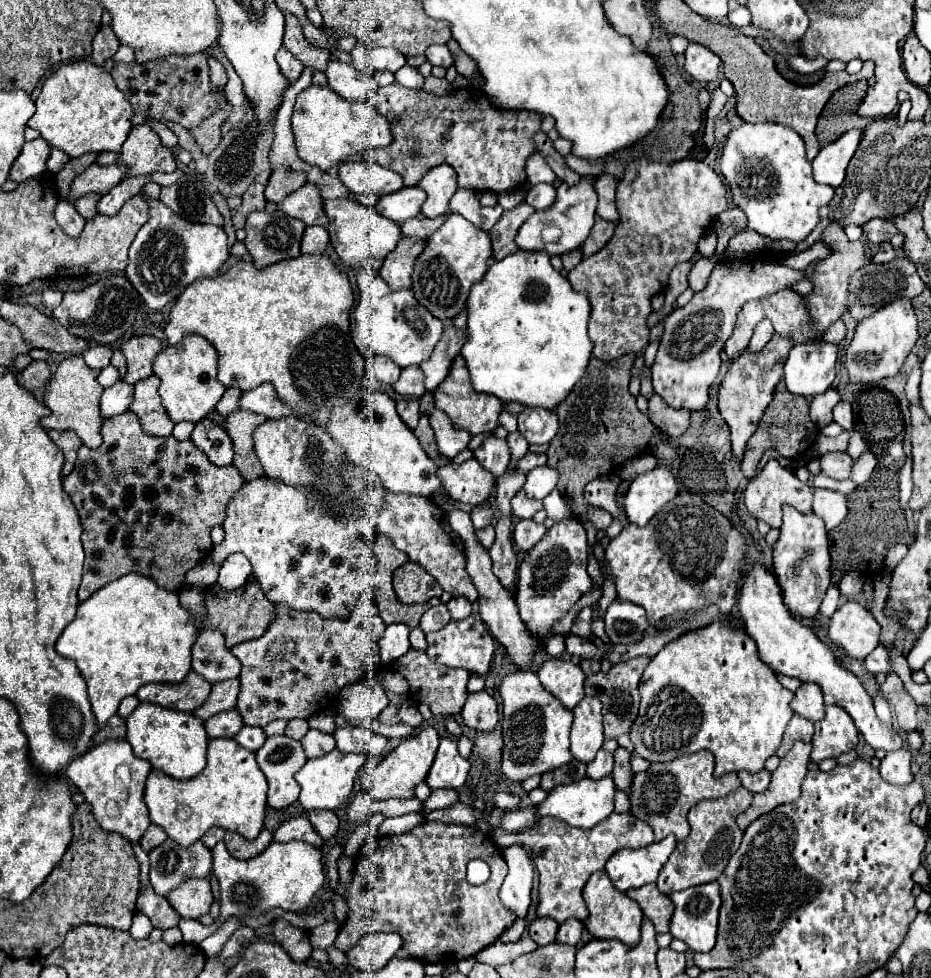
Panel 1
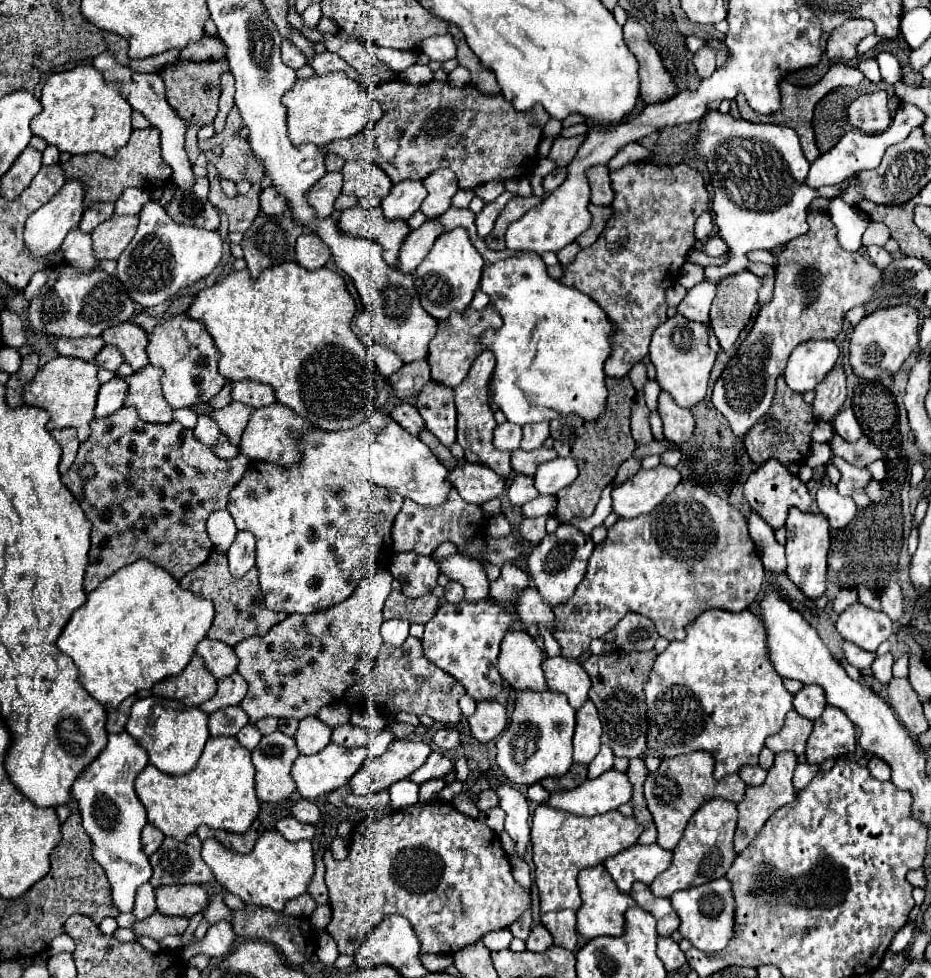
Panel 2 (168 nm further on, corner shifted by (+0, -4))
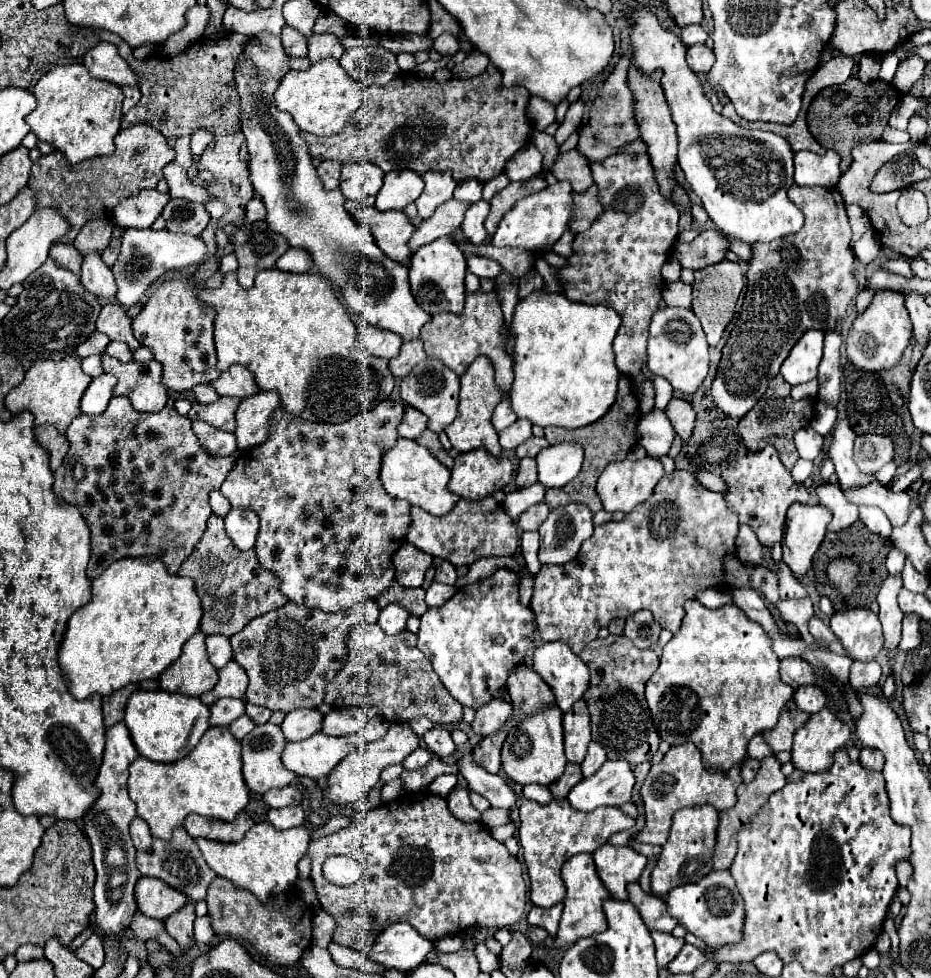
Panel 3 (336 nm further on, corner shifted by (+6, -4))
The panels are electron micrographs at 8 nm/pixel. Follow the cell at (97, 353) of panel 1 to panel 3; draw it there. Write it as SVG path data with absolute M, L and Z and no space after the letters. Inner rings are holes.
M111 341L107 345L107 349L105 349L105 355L113 357L113 359L117 359L121 363L129 363L131 357L133 357L133 353L129 351L129 347L125 343L119 343L119 341Z

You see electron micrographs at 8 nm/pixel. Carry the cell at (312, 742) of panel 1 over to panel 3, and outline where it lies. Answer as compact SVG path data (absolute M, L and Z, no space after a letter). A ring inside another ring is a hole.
M295 709L293 713L287 713L281 731L287 741L303 741L313 737L313 733L319 733L321 723L323 715L317 709Z

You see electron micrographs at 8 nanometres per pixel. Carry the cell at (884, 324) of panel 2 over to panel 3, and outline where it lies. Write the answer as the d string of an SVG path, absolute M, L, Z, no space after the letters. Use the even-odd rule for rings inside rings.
M881 291L873 297L871 305L851 325L847 335L847 355L857 369L883 371L899 363L909 341L911 341L911 321L905 309L905 297L901 293Z

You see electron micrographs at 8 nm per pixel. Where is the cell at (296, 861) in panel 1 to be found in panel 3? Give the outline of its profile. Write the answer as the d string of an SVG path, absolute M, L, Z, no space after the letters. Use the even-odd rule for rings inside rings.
M267 821L255 823L239 843L219 843L209 839L195 839L197 847L203 853L203 859L207 865L217 873L217 877L223 877L231 881L237 889L245 889L253 893L261 903L267 901L271 895L283 893L291 889L297 881L297 863L307 853L311 841L311 831L305 827L277 831Z

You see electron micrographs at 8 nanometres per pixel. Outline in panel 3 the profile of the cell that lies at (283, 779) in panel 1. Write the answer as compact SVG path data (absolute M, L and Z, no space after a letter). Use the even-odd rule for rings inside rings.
M265 723L265 725L257 725L251 735L241 739L241 747L243 747L243 777L245 783L251 791L263 795L269 789L283 789L291 783L299 783L295 773L289 773L283 763L281 763L281 755L283 749L287 745L285 735L281 733L281 727L273 725L273 723Z

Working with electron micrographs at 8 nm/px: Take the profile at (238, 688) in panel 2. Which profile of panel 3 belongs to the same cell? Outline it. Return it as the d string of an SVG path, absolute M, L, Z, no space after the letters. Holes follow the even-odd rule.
M229 661L229 665L225 665L225 669L219 669L217 685L209 693L201 695L199 699L205 705L213 705L217 699L223 699L223 697L243 697L245 691L247 691L245 671L235 661Z

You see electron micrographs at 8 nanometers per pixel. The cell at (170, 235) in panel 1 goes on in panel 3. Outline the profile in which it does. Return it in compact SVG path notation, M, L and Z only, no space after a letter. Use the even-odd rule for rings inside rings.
M125 229L121 253L115 261L113 275L117 283L117 301L123 307L133 307L139 303L139 299L145 295L145 291L161 279L165 273L181 271L189 265L201 265L207 259L207 245L201 237L189 235L189 233L171 233L167 229L155 231L155 229Z

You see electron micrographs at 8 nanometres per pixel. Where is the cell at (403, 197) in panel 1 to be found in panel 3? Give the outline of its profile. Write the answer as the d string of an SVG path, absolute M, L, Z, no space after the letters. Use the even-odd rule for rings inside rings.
M401 169L397 173L385 175L375 205L379 211L401 211L409 203L417 201L421 191L423 191L421 177L411 169Z

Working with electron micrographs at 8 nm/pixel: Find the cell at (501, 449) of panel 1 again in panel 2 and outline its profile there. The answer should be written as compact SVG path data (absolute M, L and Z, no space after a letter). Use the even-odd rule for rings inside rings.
M505 421L495 427L495 447L503 451L519 449L521 441L521 425L515 425L511 421Z

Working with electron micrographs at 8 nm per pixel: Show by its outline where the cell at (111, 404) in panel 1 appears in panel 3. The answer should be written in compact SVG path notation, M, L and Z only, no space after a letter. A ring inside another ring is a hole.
M99 375L91 381L87 387L83 399L81 399L81 411L85 415L99 415L107 409L109 399L113 397L113 387L117 385L117 377L113 375Z

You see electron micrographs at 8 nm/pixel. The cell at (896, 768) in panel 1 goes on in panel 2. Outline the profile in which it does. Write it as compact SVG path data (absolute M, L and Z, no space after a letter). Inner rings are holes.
M871 757L869 763L867 763L867 769L869 769L869 773L871 773L875 779L879 779L879 781L889 781L889 777L891 777L889 765L887 765L885 761L881 761L879 757Z

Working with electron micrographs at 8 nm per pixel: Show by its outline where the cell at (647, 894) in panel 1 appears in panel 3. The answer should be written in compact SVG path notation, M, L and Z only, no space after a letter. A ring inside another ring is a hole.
M639 883L627 885L627 891L629 891L629 901L641 913L641 917L643 917L649 931L671 933L675 929L677 921L667 913L665 901L661 897L653 897L653 895L645 893Z

